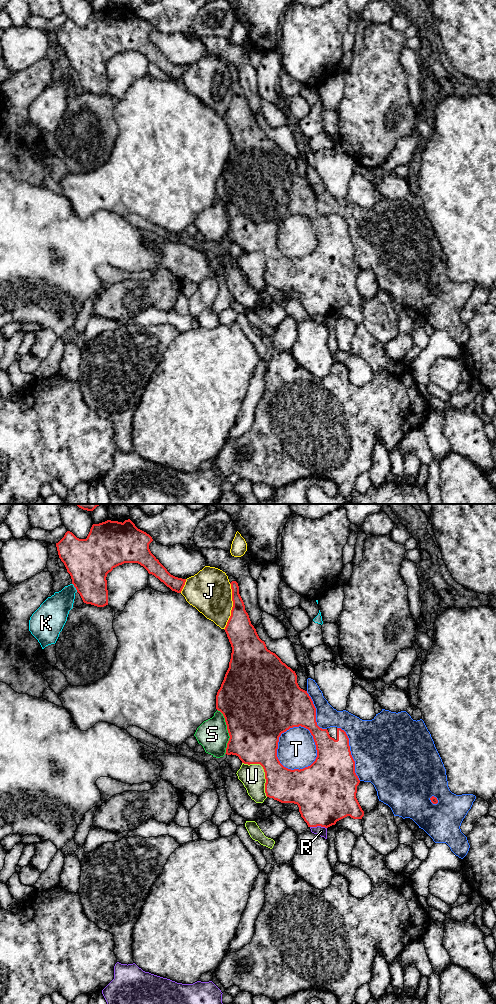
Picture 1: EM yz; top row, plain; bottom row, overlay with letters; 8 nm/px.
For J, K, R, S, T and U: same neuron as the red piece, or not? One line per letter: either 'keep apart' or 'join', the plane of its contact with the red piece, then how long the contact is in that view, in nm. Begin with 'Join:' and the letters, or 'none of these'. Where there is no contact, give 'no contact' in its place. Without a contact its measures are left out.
Join: none of these
J: keep apart; contact in yz; length 380 nm
K: keep apart; contact in yz; length 80 nm
R: keep apart; contact in yz; length 140 nm
S: keep apart; contact in yz; length 360 nm
T: keep apart; contact in yz; length 380 nm
U: keep apart; contact in yz; length 340 nm

